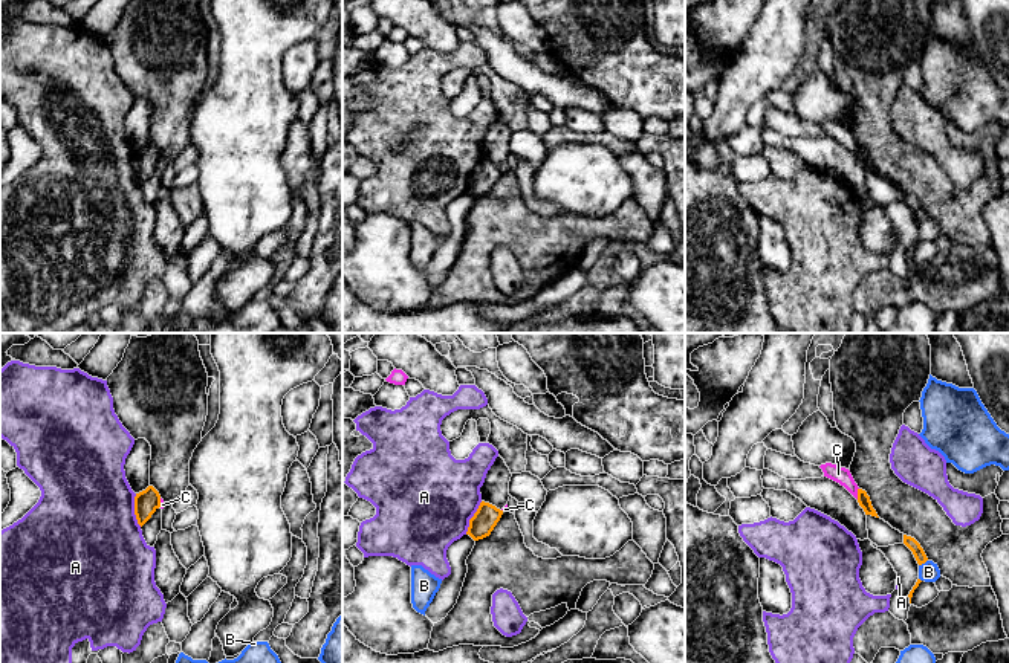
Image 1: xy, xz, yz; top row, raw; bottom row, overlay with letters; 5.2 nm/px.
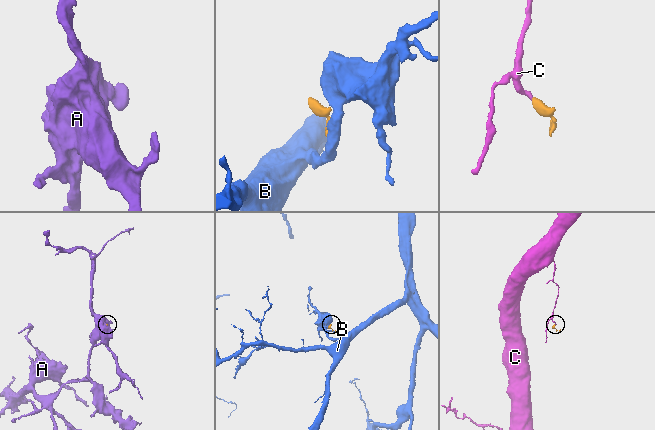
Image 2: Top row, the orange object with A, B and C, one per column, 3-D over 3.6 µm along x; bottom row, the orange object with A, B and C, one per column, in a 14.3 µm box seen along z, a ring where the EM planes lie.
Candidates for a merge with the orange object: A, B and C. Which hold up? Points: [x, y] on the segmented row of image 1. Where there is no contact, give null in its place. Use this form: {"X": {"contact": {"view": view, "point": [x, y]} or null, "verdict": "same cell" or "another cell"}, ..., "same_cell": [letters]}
{"A": {"contact": {"view": "xy", "point": [135, 510]}, "verdict": "another cell"}, "B": {"contact": {"view": "yz", "point": [922, 562]}, "verdict": "another cell"}, "C": {"contact": {"view": "yz", "point": [858, 494]}, "verdict": "another cell"}, "same_cell": []}

